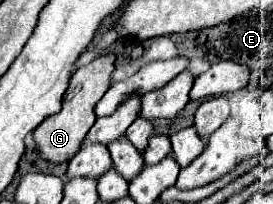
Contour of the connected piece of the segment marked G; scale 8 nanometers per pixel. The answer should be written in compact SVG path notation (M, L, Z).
M101 55L97 59L93 59L89 65L81 67L69 81L69 87L63 95L63 109L57 115L51 115L49 119L45 119L35 131L33 131L33 139L37 143L37 151L41 155L41 159L49 161L49 163L65 163L69 161L79 149L81 143L87 135L87 131L93 127L95 123L95 113L93 107L95 103L103 97L103 93L109 89L111 81L111 73L113 73L113 63L115 63L115 55Z

